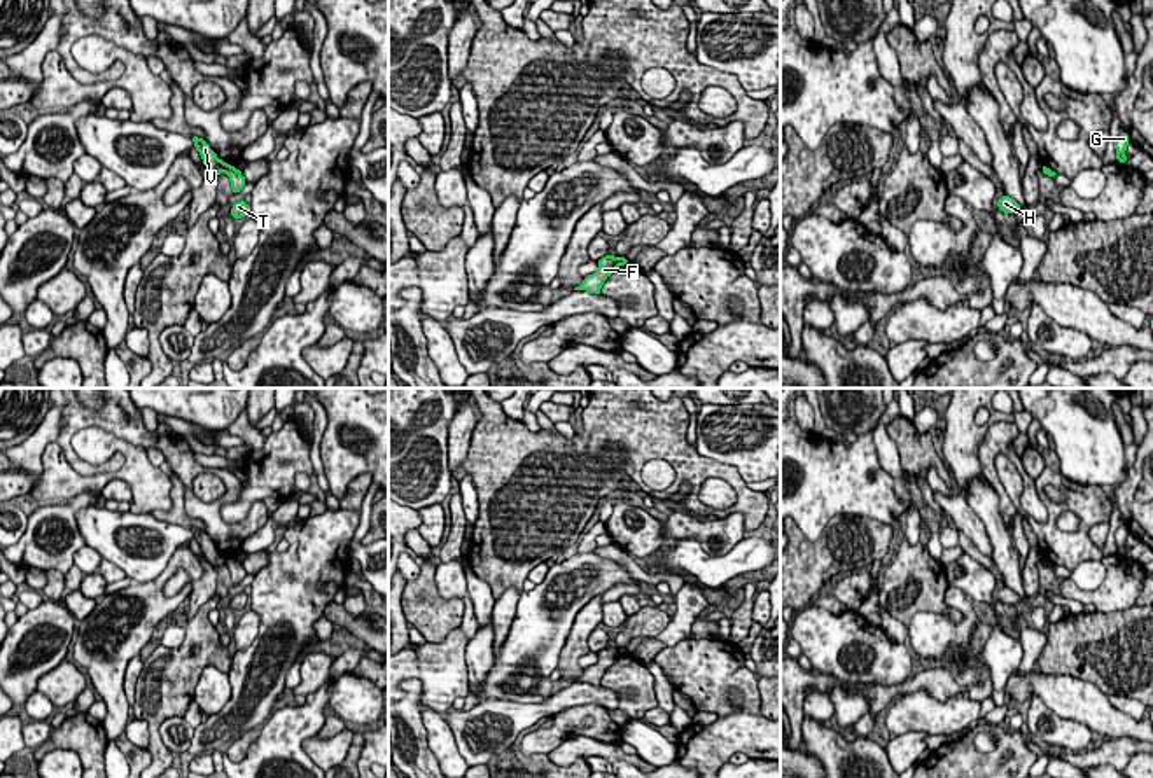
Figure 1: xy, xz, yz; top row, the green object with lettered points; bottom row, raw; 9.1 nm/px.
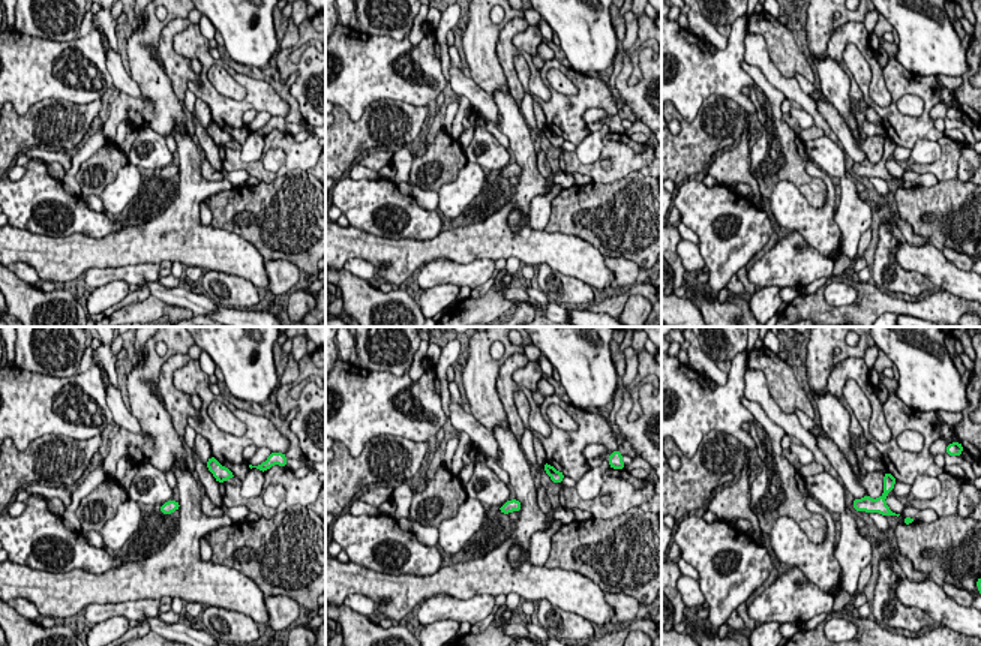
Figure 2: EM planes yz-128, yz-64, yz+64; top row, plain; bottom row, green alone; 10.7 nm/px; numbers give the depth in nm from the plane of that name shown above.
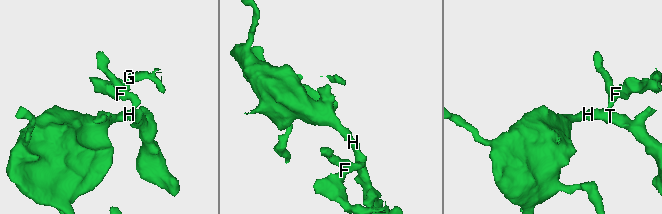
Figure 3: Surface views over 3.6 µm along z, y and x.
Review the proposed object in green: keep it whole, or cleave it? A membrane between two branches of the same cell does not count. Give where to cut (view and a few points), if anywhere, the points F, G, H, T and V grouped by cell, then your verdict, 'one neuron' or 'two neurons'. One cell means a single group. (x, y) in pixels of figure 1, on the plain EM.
cut in xy along (228, 556), (224, 562); F G V / H T; two neurons

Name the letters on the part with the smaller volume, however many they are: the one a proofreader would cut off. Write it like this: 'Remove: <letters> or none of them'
Remove: F, G, V

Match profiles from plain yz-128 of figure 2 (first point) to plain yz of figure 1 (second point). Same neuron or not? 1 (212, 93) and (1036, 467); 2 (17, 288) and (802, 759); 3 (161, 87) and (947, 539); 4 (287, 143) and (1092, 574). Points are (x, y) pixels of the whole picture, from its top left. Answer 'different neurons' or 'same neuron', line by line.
1: different neurons
2: different neurons
3: different neurons
4: different neurons

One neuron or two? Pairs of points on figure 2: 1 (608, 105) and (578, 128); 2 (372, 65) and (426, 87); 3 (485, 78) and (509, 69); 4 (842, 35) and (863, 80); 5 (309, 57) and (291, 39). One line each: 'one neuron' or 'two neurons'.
1: one neuron
2: one neuron
3: two neurons
4: two neurons
5: two neurons

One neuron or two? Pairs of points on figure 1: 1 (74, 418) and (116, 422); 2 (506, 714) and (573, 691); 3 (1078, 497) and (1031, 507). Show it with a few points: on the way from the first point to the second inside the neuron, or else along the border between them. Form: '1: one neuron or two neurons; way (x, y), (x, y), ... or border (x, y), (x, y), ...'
1: one neuron; way (84, 418), (105, 418)
2: one neuron; way (522, 714), (545, 710), (557, 703)
3: two neurons; border (1019, 471), (1022, 481), (1020, 506), (1043, 523)

